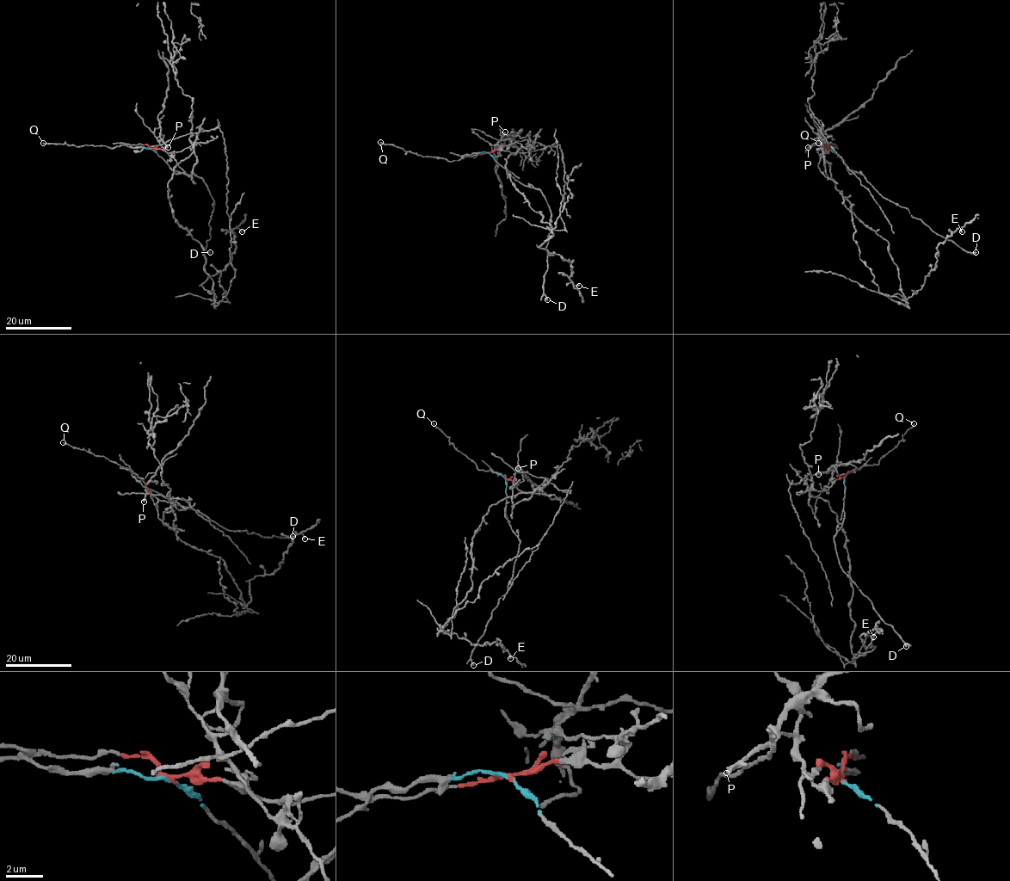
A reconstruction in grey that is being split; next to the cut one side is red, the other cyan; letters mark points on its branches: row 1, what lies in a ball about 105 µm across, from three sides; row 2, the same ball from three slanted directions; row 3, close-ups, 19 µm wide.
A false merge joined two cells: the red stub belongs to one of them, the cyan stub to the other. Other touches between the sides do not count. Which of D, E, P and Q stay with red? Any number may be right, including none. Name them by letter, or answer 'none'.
E, P

